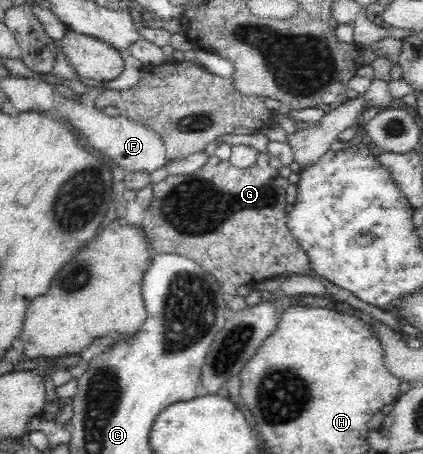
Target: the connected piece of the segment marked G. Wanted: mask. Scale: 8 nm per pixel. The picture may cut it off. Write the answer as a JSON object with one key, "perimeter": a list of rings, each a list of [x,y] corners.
{"perimeter":[[[262,152],[249,168],[237,168],[230,161],[222,161],[215,155],[191,174],[168,175],[163,180],[155,178],[153,200],[144,209],[142,228],[149,237],[154,254],[173,254],[186,257],[199,265],[207,274],[215,277],[222,292],[235,294],[237,286],[254,286],[283,274],[312,276],[308,272],[310,261],[307,252],[289,231],[288,214],[285,211],[285,190],[289,181],[279,176],[278,170],[269,165],[269,154]]]}

